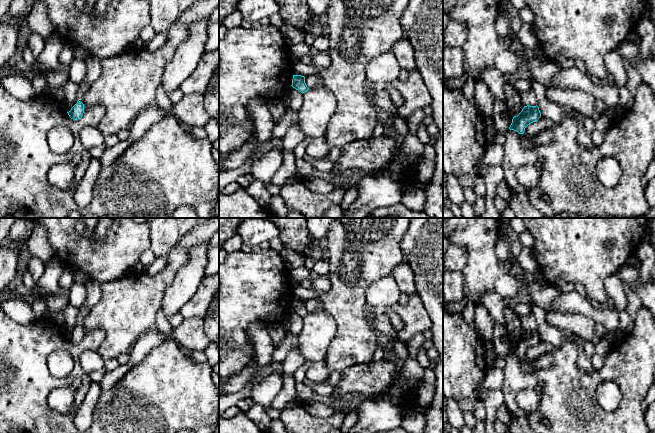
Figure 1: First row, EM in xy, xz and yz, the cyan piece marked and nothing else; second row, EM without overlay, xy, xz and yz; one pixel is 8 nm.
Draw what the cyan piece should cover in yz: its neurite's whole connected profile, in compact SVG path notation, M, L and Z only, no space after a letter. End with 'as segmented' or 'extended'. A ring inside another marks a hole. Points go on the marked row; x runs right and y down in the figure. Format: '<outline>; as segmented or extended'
M537 105L524 106L522 111L517 116L513 117L512 123L509 129L518 132L519 134L523 134L525 131L525 128L529 124L536 122L540 117L541 117L541 113Z; as segmented

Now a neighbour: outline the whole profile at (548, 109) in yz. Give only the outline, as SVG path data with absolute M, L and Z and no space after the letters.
M531 78L531 90L535 93L537 98L537 106L539 107L542 117L549 118L553 122L559 122L563 115L572 115L572 108L563 106L549 101L545 92L548 85L542 84Z

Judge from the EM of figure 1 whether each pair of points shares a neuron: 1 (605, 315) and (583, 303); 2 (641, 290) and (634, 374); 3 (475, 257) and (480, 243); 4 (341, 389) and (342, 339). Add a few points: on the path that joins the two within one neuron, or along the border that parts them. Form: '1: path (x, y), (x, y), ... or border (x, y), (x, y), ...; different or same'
1: path (600, 315), (588, 308); same
2: border (642, 304), (644, 306); different
3: path (478, 254), (480, 246); same
4: border (364, 363), (347, 367), (342, 372); different

